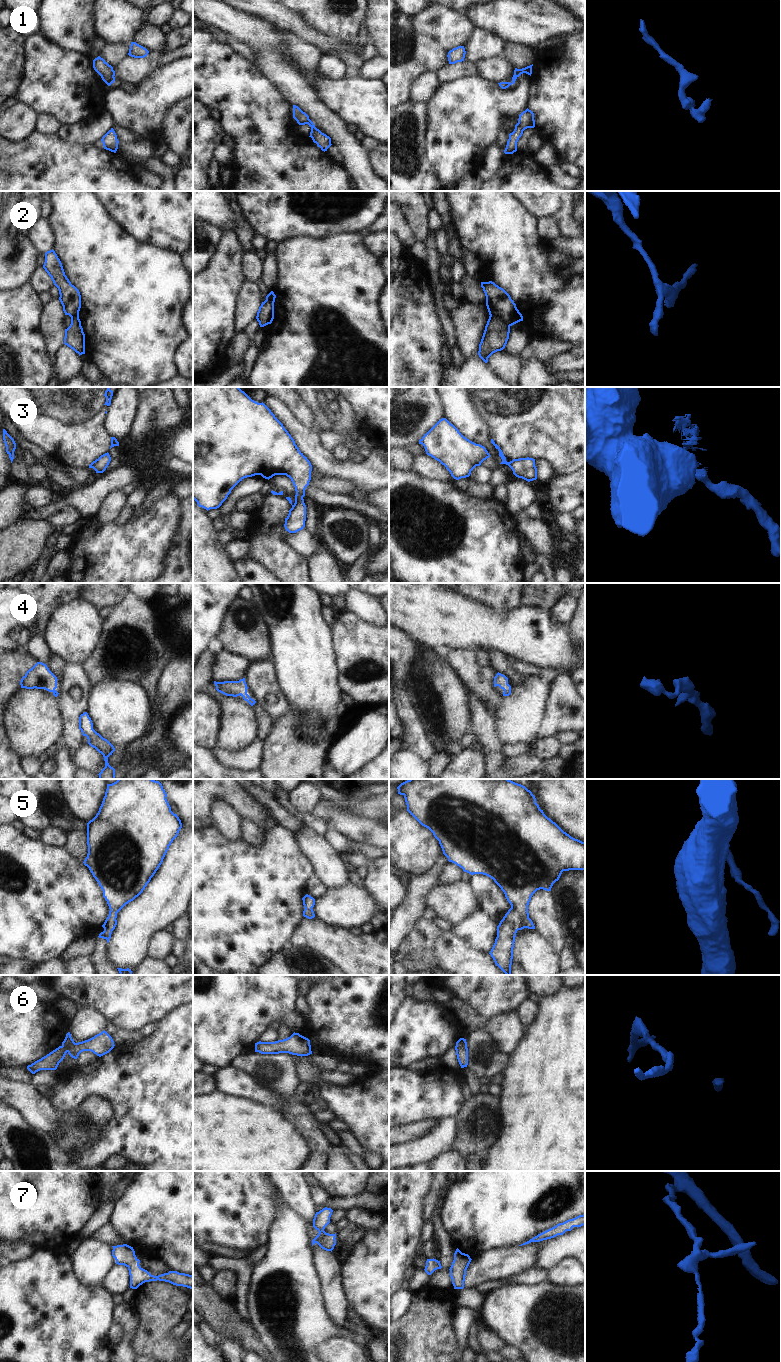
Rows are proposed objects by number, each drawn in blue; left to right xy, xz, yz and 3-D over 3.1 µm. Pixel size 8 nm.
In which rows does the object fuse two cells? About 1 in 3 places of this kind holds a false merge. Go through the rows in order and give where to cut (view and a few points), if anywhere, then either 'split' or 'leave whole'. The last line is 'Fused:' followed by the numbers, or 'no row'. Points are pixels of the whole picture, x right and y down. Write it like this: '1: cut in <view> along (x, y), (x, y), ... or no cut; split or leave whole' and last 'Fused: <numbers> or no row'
1: cut in xz along (309, 119), (306, 123); split
2: cut in yz along (490, 314), (499, 316), (509, 327); split
3: cut in yz along (508, 462), (509, 465); split
4: no cut; leave whole
5: no cut; leave whole
6: no cut; leave whole
7: no cut; leave whole
Fused: 1, 2, 3

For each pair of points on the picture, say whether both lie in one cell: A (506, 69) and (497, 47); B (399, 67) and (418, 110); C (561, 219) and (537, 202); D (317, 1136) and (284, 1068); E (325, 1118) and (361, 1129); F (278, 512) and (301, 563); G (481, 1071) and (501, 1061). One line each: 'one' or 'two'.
A: two
B: two
C: one
D: one
E: two
F: one
G: one

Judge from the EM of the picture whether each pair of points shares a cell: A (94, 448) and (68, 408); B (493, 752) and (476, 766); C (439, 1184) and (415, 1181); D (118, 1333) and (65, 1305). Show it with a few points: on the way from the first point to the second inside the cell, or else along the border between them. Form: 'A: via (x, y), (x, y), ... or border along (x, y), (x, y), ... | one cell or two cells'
A: via (84, 438), (68, 422), (68, 418) | one cell
B: border along (483, 751), (487, 768) | two cells
C: border along (433, 1181), (430, 1191), (424, 1198), (423, 1205) | two cells
D: border along (107, 1334), (108, 1336) | two cells

